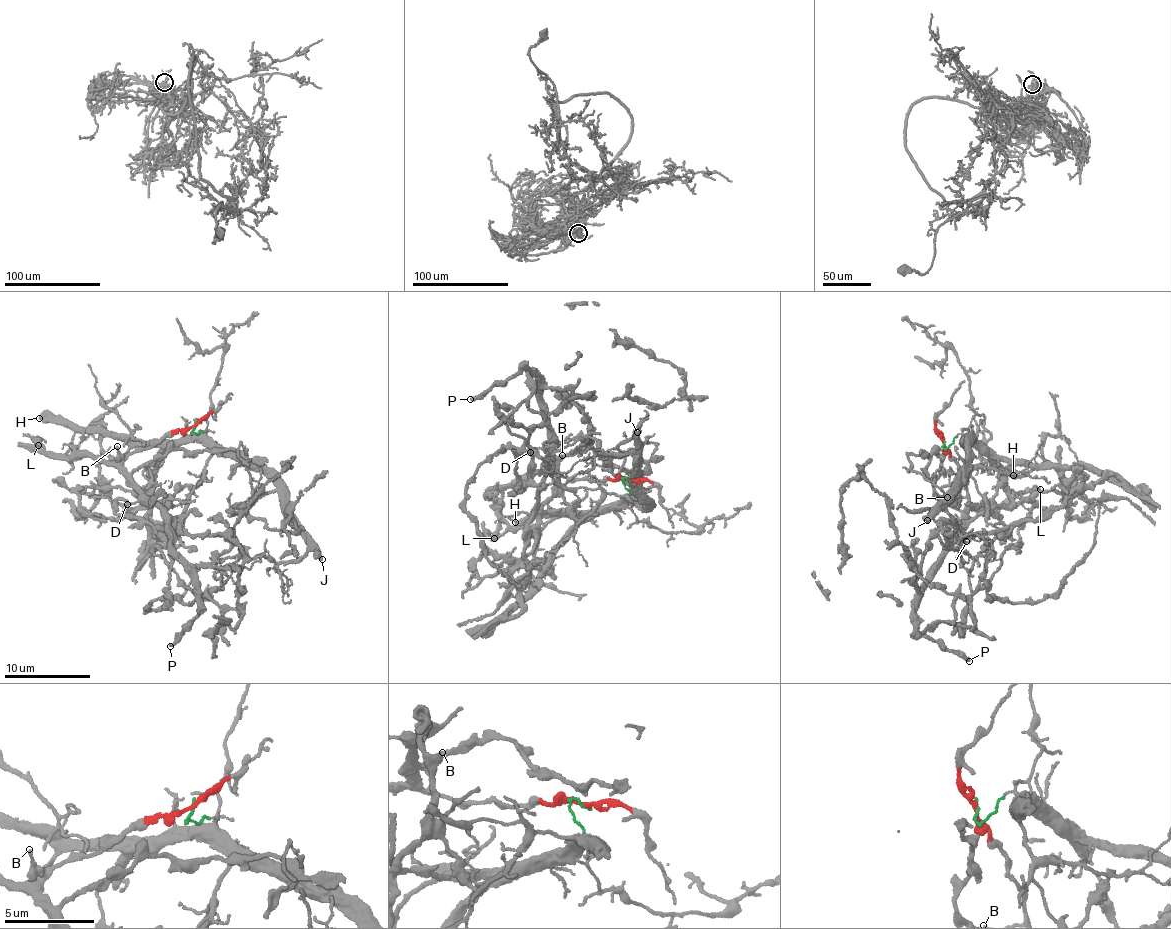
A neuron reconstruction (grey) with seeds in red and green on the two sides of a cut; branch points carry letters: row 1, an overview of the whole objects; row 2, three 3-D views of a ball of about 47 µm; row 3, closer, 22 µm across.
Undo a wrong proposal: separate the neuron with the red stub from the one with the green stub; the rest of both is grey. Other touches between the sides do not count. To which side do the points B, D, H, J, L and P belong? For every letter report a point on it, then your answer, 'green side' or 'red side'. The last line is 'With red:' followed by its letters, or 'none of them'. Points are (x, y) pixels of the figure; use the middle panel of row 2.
B: at (562, 455); red side
D: at (530, 452); red side
H: at (515, 522); green side
J: at (637, 432); green side
L: at (494, 538); red side
P: at (470, 399); red side
With red: B, D, L, P

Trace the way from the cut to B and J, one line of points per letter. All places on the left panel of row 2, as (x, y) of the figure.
B: (194, 425), (123, 457), (117, 452), (116, 446)
J: (194, 425), (193, 432), (205, 434), (271, 479), (279, 493), (284, 519), (322, 560)

